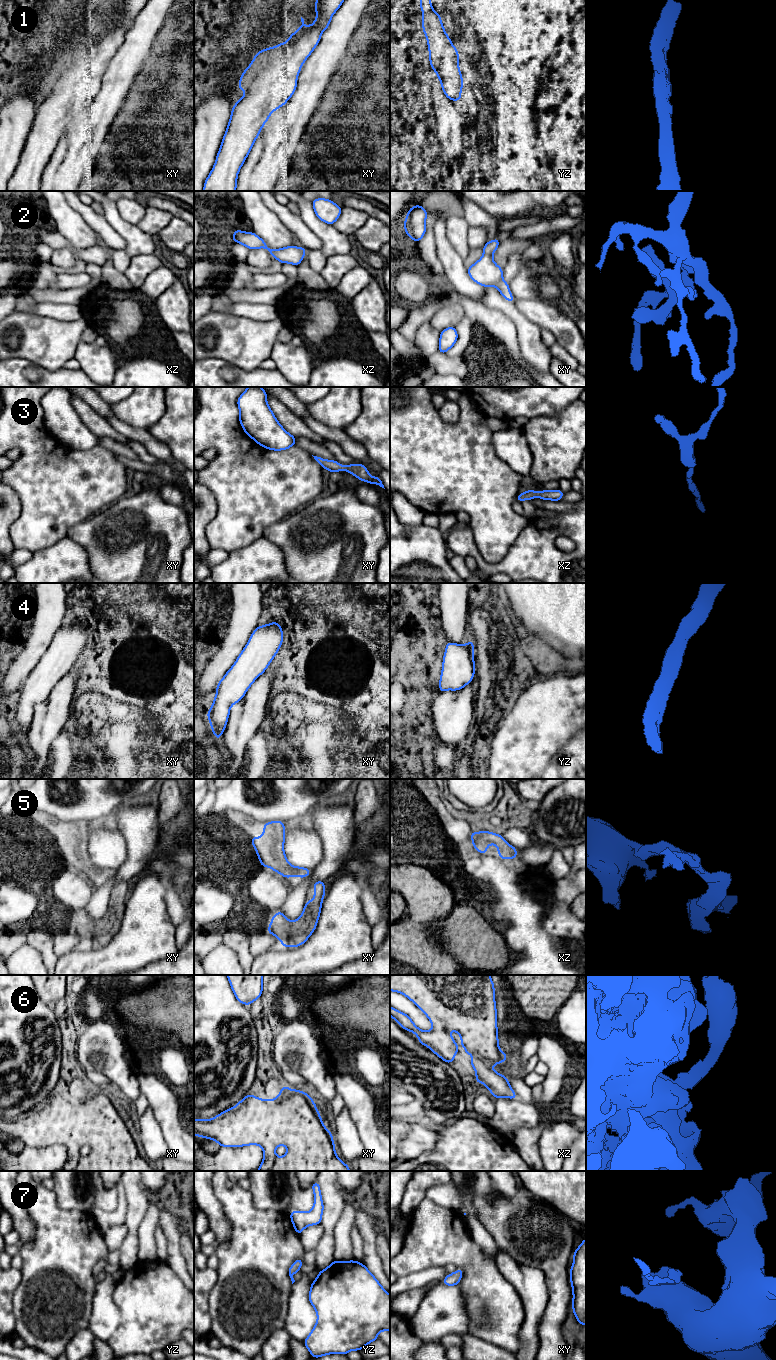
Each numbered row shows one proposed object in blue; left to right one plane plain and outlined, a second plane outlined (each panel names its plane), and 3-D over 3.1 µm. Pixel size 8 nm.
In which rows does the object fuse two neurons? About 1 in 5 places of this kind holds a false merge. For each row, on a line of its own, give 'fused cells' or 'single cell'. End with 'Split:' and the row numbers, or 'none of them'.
1: single cell
2: single cell
3: single cell
4: single cell
5: single cell
6: fused cells
7: single cell
Split: 6

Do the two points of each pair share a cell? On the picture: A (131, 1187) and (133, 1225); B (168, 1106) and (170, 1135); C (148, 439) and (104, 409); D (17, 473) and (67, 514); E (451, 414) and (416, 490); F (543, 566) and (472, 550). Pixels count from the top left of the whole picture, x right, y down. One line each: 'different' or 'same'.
A: same
B: same
C: same
D: same
E: different
F: same

